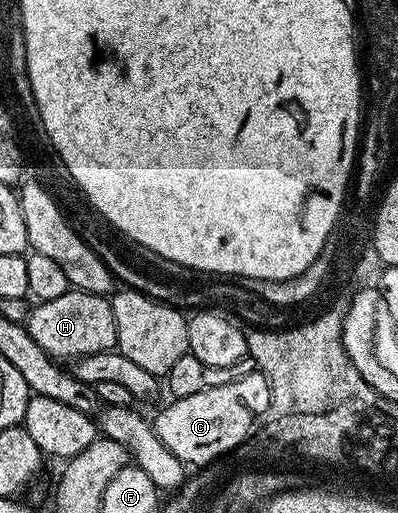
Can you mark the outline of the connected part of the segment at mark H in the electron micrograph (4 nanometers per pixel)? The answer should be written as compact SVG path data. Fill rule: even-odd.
M75 288L66 295L58 295L58 299L33 304L26 318L26 328L34 343L38 343L38 347L42 347L48 357L60 363L117 348L111 300L107 296L84 293Z

